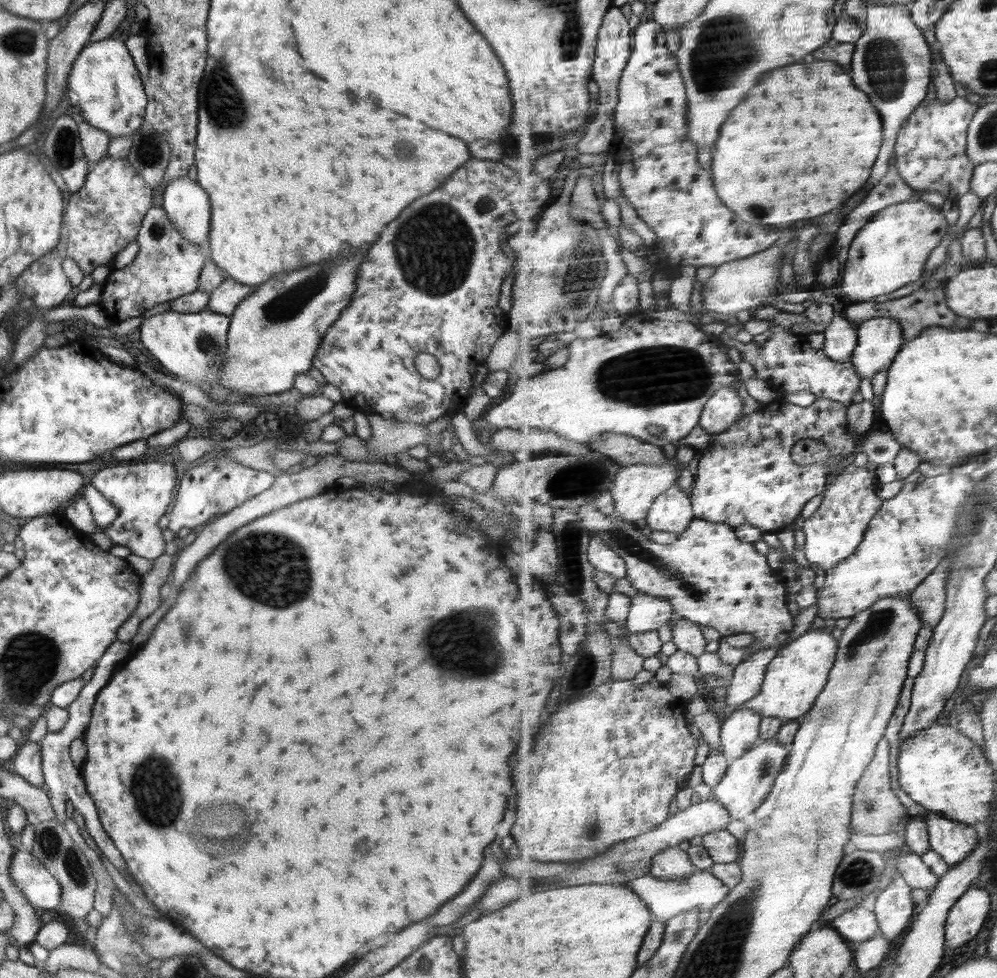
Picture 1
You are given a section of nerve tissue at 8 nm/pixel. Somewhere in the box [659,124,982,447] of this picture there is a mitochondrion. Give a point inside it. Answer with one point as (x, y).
(760, 211)

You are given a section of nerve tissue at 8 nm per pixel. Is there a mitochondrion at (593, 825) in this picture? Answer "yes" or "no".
yes

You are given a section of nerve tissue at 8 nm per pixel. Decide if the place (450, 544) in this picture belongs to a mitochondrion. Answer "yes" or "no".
no

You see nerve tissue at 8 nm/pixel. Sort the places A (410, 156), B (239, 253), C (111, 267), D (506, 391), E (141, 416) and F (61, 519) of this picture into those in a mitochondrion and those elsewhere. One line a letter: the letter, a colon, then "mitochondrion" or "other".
A: mitochondrion
B: other
C: other
D: other
E: other
F: other

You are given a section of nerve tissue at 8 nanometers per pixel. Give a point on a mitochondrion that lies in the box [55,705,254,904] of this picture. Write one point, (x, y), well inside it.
(154, 784)

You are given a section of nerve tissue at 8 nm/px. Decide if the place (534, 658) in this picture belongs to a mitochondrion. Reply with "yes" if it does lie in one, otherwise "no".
no

